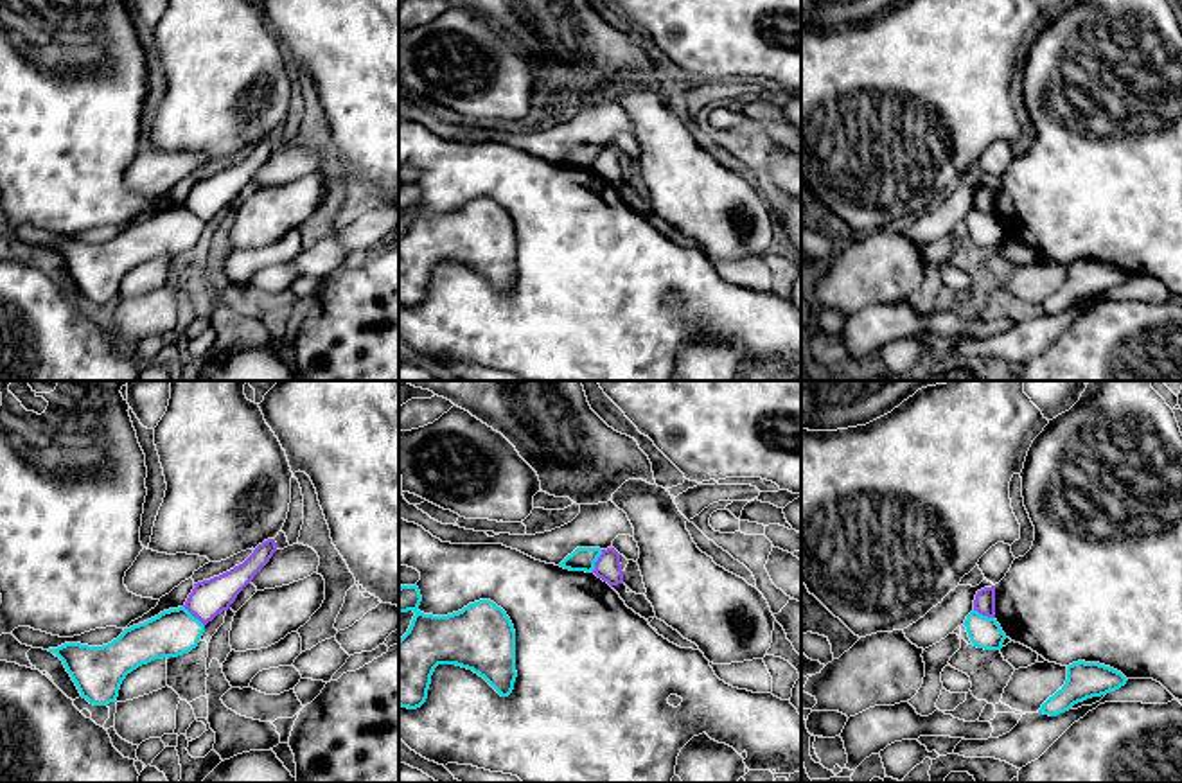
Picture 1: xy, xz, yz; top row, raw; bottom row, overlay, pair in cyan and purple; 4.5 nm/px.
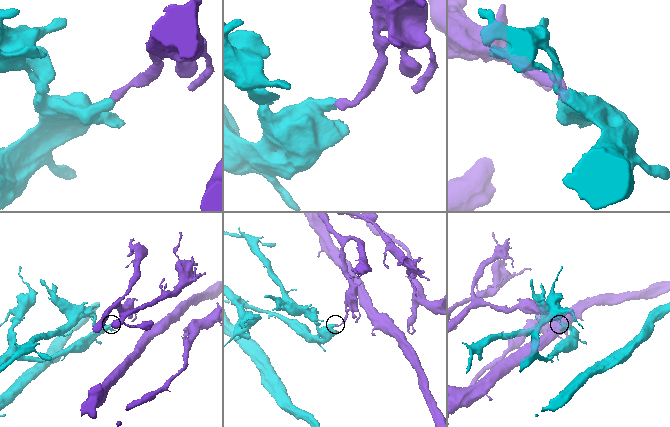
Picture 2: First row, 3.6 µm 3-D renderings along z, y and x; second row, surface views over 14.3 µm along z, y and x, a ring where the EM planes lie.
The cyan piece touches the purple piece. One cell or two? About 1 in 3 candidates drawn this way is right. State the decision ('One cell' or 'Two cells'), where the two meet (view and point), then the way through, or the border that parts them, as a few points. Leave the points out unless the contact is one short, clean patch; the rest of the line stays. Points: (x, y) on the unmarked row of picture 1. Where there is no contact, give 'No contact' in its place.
Two cells. Touches cyan at xz (597, 157). Boundary: xz (602, 148), (591, 169)

